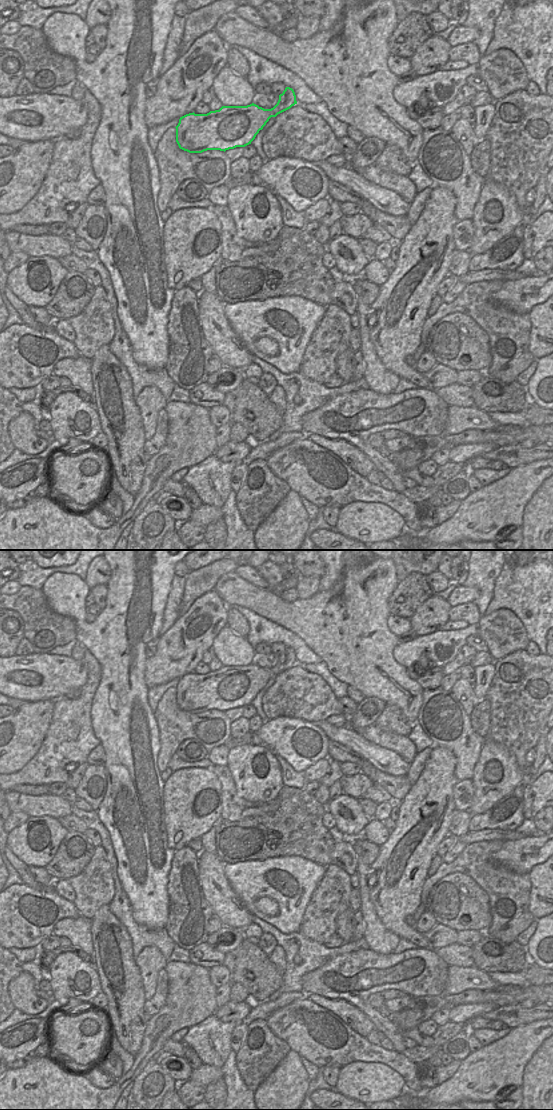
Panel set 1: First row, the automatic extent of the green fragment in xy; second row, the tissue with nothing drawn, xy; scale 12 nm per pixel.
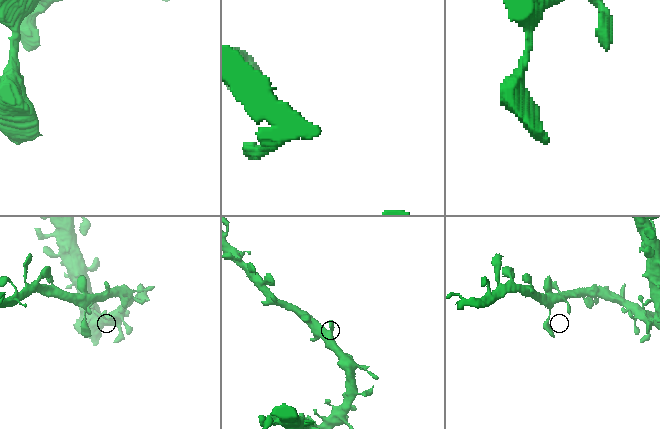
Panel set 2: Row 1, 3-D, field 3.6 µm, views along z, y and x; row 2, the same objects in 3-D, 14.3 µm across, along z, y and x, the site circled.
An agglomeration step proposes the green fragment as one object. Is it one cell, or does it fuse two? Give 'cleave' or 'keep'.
keep

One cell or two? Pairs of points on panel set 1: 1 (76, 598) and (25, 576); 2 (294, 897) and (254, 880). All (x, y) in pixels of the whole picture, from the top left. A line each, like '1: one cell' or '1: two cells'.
1: two cells
2: one cell

